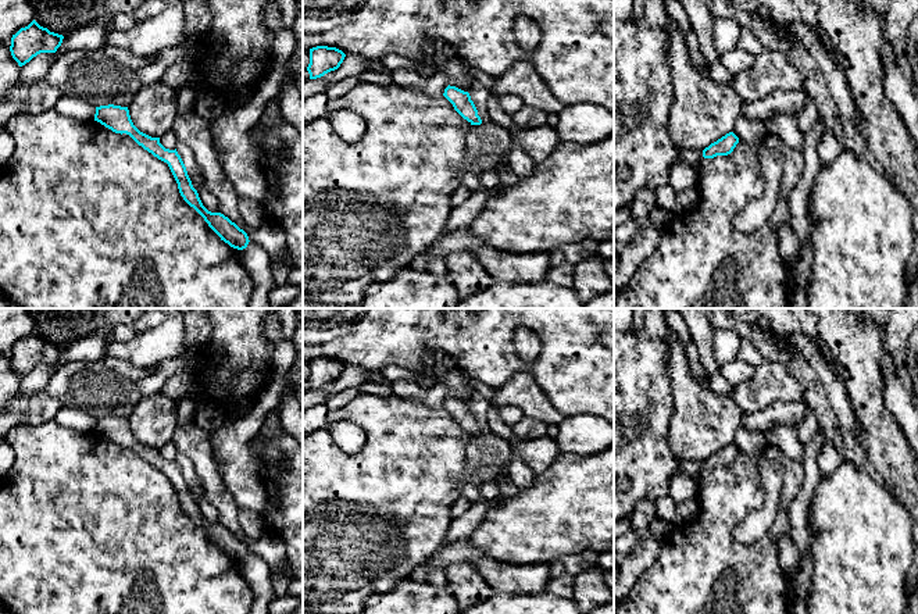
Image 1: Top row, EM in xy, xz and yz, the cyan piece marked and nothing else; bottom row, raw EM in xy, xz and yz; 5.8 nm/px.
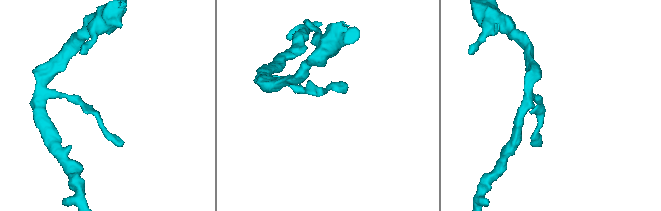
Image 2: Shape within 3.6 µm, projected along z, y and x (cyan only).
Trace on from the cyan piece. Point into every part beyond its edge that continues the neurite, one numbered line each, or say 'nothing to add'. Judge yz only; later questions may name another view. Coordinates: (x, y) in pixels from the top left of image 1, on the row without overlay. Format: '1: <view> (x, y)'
nothing to add

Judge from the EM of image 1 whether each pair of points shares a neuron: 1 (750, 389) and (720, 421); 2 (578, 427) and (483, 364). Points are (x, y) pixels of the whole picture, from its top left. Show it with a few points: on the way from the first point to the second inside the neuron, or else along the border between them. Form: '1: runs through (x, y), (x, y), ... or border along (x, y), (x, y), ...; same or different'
1: border along (727, 395), (743, 413); different
2: border along (565, 416), (596, 414), (599, 417); different

